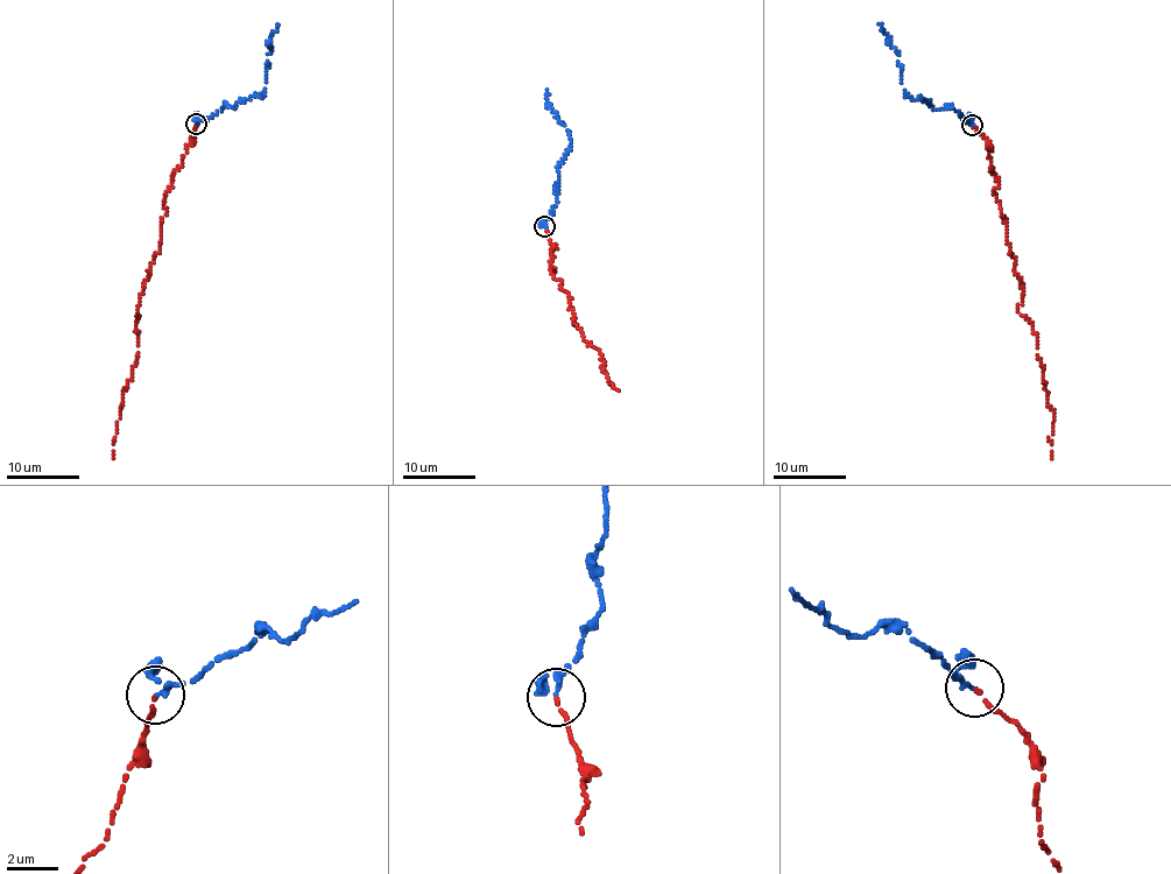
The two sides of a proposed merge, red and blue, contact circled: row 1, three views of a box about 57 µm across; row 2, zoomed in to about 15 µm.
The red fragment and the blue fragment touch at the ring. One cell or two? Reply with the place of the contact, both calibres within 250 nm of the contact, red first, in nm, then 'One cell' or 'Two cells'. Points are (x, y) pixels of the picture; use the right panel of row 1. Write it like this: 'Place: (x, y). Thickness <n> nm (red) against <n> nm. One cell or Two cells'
Place: (972, 125). Thickness 170 nm (red) against 150 nm. One cell

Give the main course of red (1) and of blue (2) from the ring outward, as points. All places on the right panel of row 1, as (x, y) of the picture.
1: (972, 125), (992, 148), (995, 195), (1024, 290), (1018, 312), (1037, 337), (1056, 414), (1053, 458)
2: (972, 125), (953, 108), (937, 110), (905, 92), (897, 50), (880, 25)

